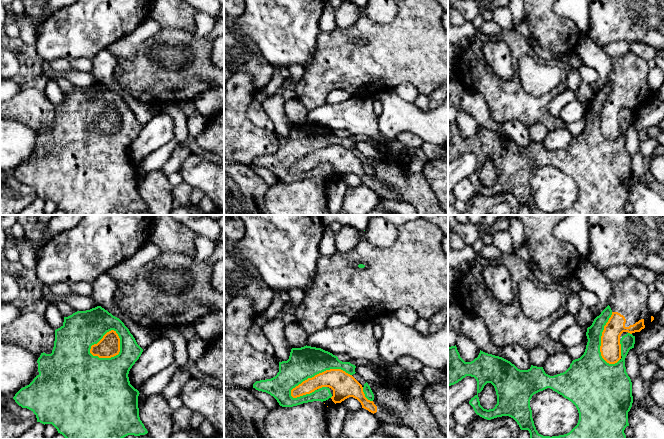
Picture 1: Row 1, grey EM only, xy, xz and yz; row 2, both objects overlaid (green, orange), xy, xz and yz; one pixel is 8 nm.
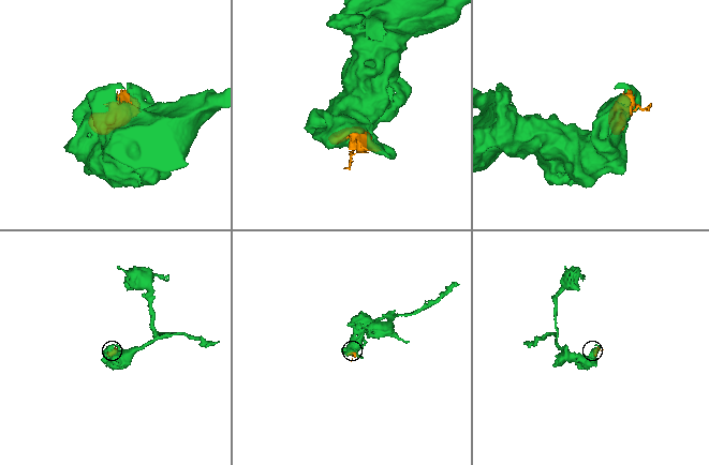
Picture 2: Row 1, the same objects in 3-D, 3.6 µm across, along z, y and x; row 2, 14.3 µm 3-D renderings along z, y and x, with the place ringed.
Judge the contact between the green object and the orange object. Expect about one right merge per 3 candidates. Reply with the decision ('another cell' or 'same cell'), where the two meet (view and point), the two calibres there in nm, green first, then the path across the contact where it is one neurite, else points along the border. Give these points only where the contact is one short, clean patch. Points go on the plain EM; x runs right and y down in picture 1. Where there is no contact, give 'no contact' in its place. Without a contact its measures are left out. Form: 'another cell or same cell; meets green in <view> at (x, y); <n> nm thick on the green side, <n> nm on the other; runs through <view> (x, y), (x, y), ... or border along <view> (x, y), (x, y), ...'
another cell; meets green in xz at (318, 149); 260 nm thick on the green side, 200 nm on the other

